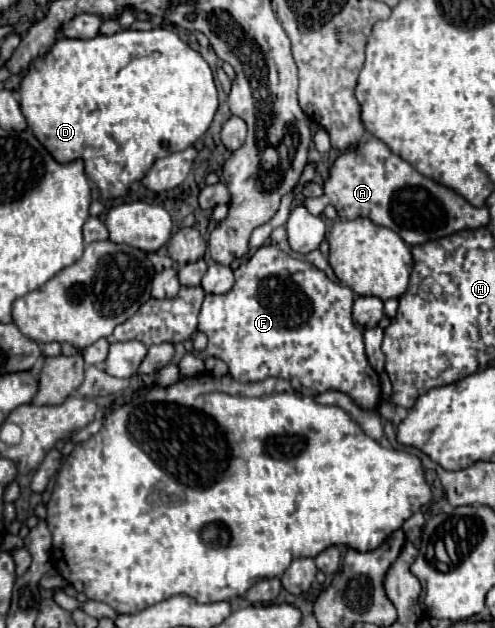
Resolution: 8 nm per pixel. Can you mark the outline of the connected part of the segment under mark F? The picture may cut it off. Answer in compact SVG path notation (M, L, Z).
M276 245L260 247L236 271L236 283L230 293L206 295L198 317L198 329L208 335L208 345L198 353L200 359L222 359L230 375L242 383L282 377L302 395L318 395L328 389L344 391L362 409L374 409L380 403L380 381L370 367L364 351L360 327L352 319L352 289L338 285L308 261L296 261Z

